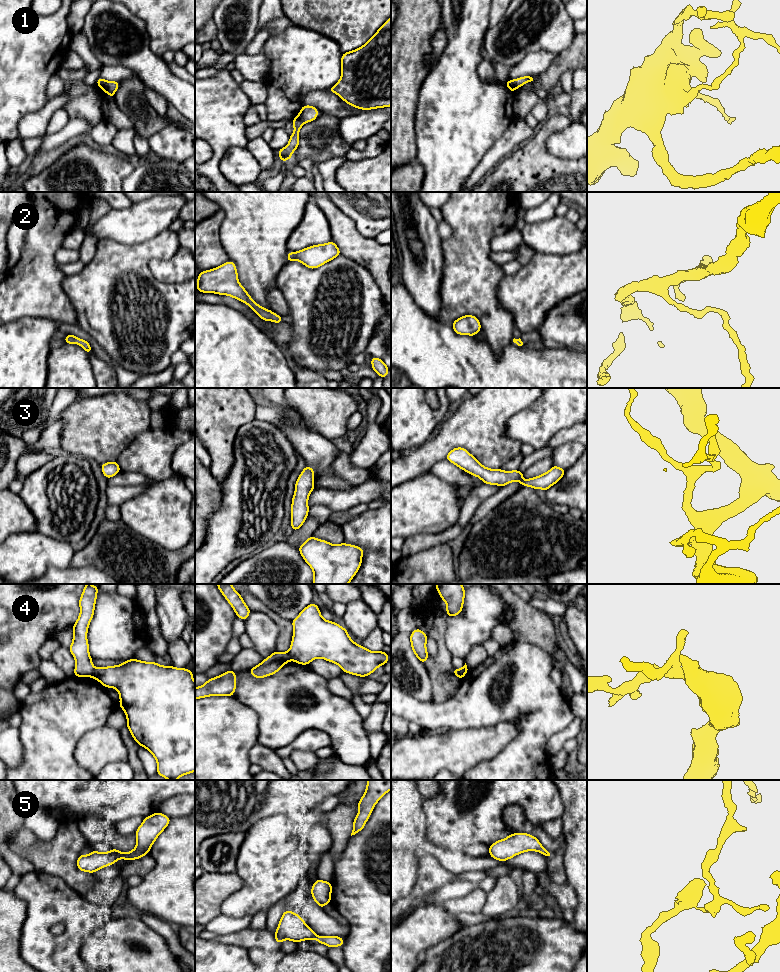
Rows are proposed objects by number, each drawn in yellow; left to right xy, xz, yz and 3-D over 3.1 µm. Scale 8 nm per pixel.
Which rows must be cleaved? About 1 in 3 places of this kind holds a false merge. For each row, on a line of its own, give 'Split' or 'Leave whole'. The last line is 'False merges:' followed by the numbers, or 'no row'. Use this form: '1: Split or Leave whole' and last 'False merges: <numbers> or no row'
1: Split
2: Leave whole
3: Leave whole
4: Split
5: Split
False merges: 1, 4, 5

